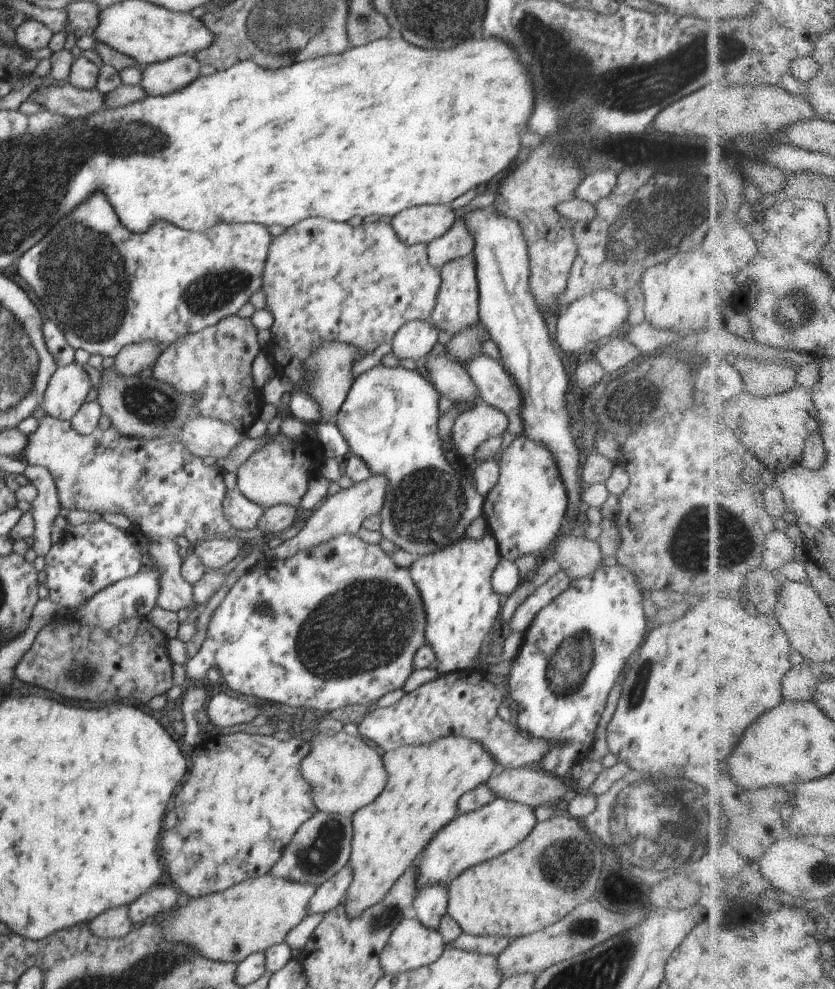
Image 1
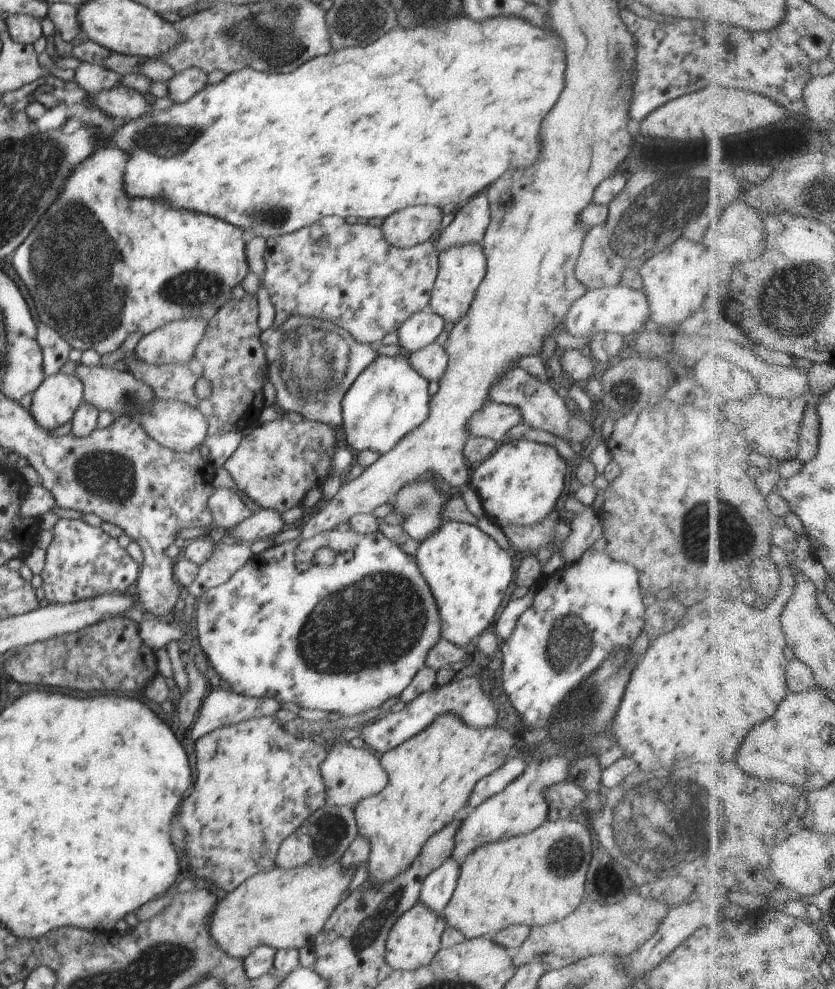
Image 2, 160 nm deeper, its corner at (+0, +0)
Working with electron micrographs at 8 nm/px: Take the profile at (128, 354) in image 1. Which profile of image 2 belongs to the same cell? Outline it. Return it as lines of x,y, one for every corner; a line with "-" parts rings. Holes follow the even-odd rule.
204,317
176,319
144,335
134,357
150,365
186,365
193,360
208,323

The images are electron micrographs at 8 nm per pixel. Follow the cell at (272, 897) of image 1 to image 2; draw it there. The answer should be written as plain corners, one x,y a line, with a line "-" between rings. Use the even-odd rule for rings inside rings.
334,863
323,867
304,865
290,870
274,867
270,871
256,873
232,892
222,894
211,916
209,933
225,953
242,960
260,945
270,945
276,950
302,948
324,928
335,908
346,898
356,870
356,865
344,868
340,863

